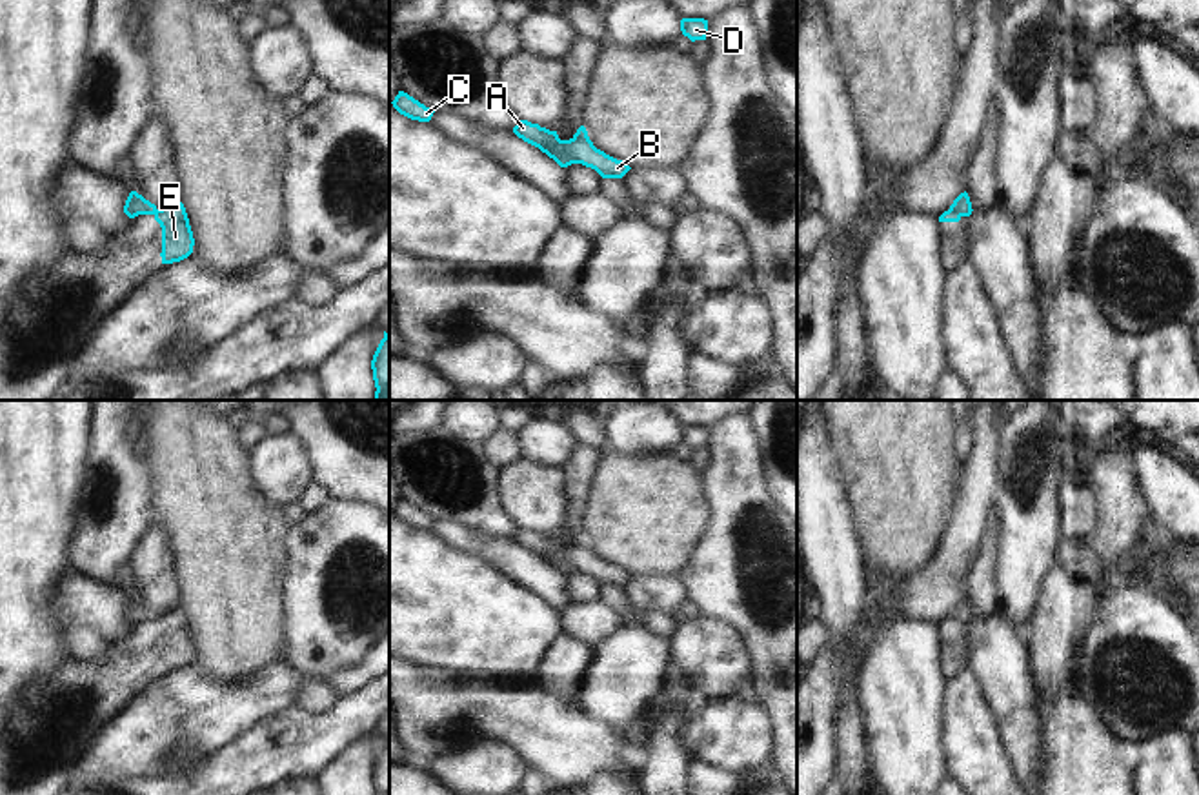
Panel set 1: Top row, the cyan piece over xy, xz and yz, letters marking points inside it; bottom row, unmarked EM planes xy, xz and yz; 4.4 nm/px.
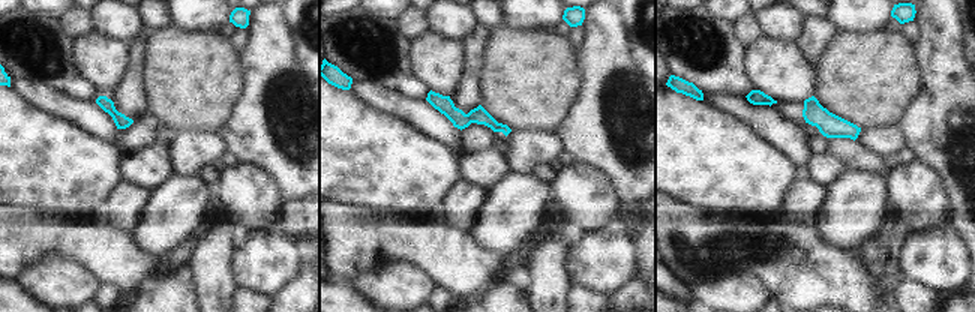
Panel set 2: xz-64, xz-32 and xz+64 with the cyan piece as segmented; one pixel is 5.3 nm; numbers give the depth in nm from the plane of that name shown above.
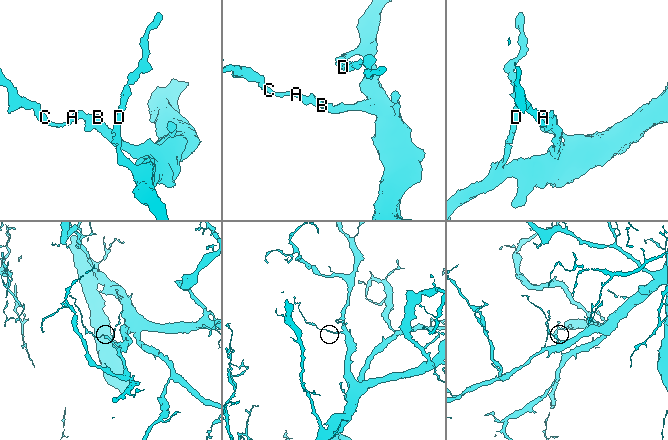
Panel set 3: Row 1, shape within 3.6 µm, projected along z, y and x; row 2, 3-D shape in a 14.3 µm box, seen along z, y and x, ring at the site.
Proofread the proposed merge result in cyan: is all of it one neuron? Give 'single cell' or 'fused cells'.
fused cells

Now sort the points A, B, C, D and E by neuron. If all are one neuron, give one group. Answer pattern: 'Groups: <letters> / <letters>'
Groups: A C / B D E

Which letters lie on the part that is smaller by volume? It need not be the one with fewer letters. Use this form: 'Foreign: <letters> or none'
Foreign: A, C

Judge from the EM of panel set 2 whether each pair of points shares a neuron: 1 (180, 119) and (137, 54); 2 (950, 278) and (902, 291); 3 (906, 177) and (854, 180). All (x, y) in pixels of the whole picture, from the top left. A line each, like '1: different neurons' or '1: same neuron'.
1: different neurons
2: different neurons
3: different neurons

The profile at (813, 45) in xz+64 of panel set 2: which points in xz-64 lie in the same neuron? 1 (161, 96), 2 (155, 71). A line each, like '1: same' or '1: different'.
1: different
2: different

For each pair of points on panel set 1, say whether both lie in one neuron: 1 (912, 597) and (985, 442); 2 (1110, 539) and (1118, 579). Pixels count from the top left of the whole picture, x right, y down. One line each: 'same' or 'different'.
1: same
2: same

